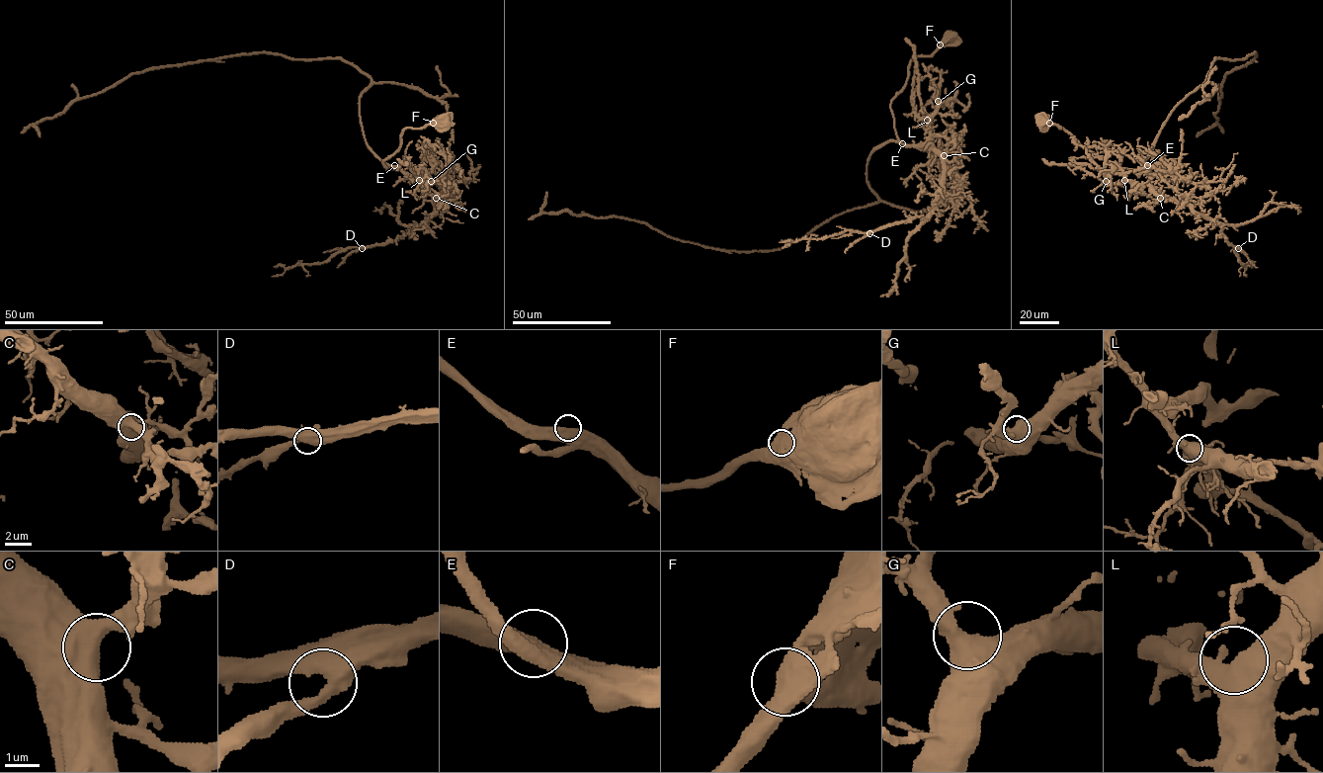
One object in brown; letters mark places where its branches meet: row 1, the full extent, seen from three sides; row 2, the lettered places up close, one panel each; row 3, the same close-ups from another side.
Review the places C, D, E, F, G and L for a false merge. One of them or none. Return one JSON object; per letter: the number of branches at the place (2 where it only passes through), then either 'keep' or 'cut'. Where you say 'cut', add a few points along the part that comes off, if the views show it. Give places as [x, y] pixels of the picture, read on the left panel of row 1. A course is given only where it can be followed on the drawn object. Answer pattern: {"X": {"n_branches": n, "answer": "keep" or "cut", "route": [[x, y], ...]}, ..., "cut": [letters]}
{"C": {"n_branches": 2, "answer": "keep"}, "D": {"n_branches": 2, "answer": "keep"}, "E": {"n_branches": 2, "answer": "keep"}, "F": {"n_branches": 2, "answer": "keep"}, "G": {"n_branches": 2, "answer": "keep"}, "L": {"n_branches": 2, "answer": "keep"}, "cut": []}

